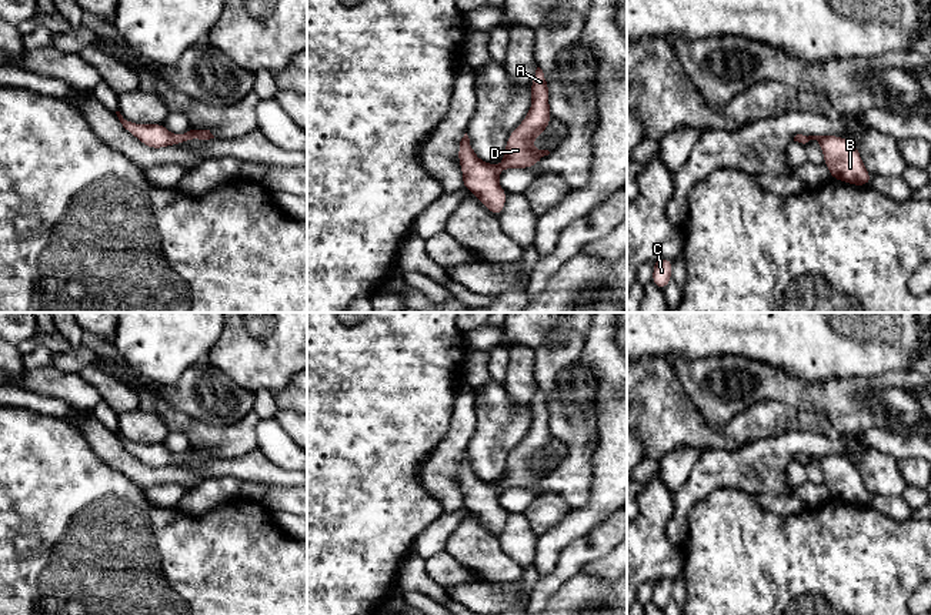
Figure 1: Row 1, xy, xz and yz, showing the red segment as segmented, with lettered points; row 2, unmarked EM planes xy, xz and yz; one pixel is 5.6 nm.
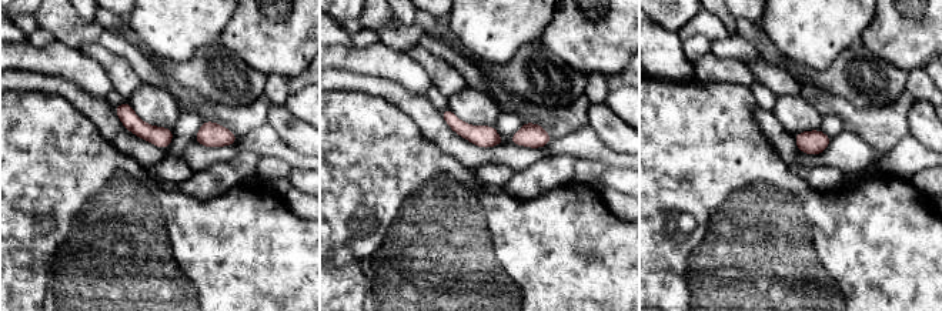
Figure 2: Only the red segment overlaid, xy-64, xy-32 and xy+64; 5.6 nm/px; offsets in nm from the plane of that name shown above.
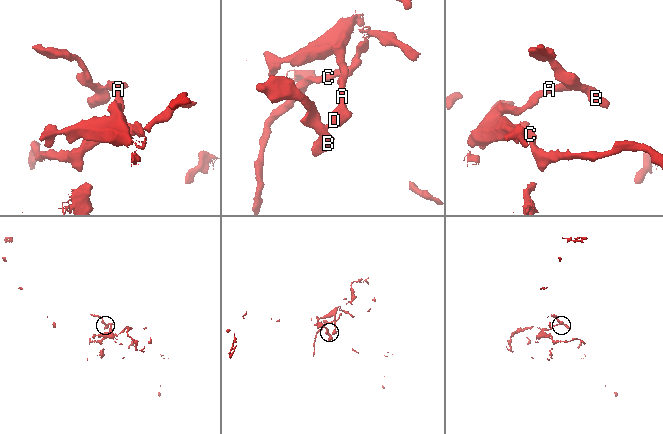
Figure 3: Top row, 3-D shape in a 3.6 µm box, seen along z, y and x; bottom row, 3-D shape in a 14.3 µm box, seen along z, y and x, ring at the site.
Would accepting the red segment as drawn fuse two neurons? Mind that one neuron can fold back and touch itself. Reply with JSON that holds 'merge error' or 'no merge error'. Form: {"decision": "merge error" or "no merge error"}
{"decision": "no merge error"}

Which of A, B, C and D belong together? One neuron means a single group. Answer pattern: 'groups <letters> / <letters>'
groups A B C D

